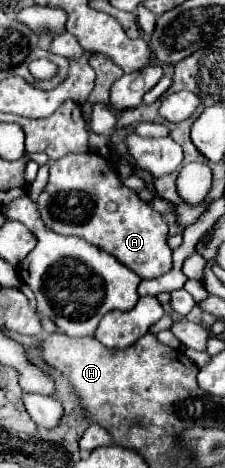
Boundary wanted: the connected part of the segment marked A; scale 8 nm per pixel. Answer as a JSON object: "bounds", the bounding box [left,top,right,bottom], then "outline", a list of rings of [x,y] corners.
{"bounds":[37,153,171,279],"outline":[[[95,153],[67,155],[49,161],[49,183],[37,197],[37,209],[47,229],[61,235],[77,235],[105,249],[141,279],[155,279],[171,271],[171,249],[167,245],[167,223],[147,207],[135,191],[123,187],[109,163]]]}

